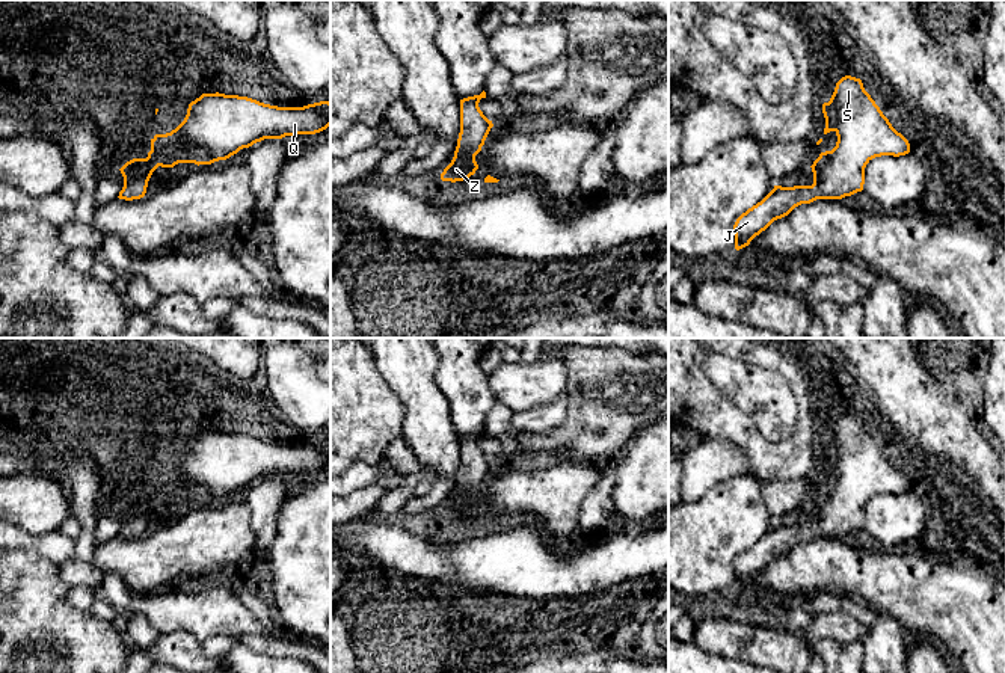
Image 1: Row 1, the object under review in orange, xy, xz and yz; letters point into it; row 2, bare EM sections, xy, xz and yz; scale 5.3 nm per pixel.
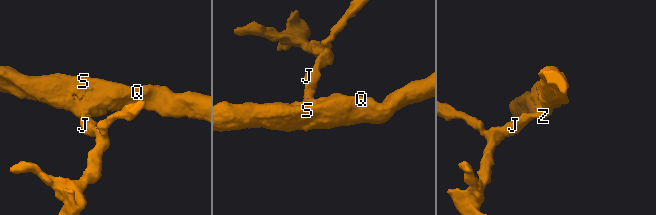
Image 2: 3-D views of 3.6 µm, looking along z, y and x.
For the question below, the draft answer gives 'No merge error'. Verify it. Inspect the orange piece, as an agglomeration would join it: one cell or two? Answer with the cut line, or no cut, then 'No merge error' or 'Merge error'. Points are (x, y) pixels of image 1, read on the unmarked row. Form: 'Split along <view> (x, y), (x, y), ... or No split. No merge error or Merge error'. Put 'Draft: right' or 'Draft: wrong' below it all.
No split. No merge error
Draft: right

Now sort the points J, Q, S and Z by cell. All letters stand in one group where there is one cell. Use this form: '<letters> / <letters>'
J Q S Z

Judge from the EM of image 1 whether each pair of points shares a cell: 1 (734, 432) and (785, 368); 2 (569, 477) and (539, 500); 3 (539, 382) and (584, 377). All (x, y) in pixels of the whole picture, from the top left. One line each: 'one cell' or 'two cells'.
1: one cell
2: one cell
3: two cells

